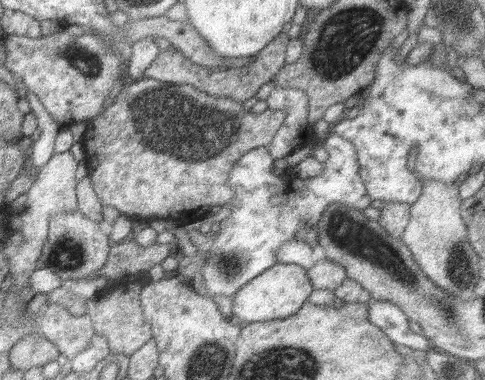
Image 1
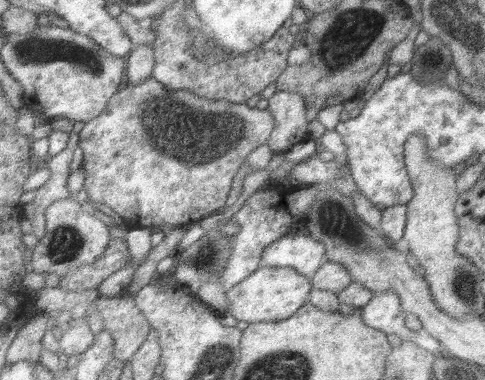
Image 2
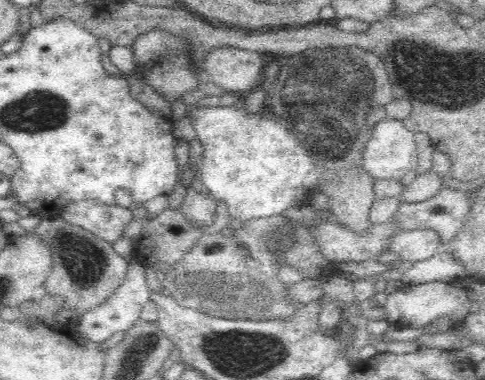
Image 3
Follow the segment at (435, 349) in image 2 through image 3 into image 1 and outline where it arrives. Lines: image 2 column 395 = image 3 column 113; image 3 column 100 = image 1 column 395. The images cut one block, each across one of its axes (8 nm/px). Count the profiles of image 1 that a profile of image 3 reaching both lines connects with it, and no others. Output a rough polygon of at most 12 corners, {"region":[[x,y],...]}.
{"region":[[369,300],[367,320],[391,342],[411,350],[433,350],[395,304]]}

